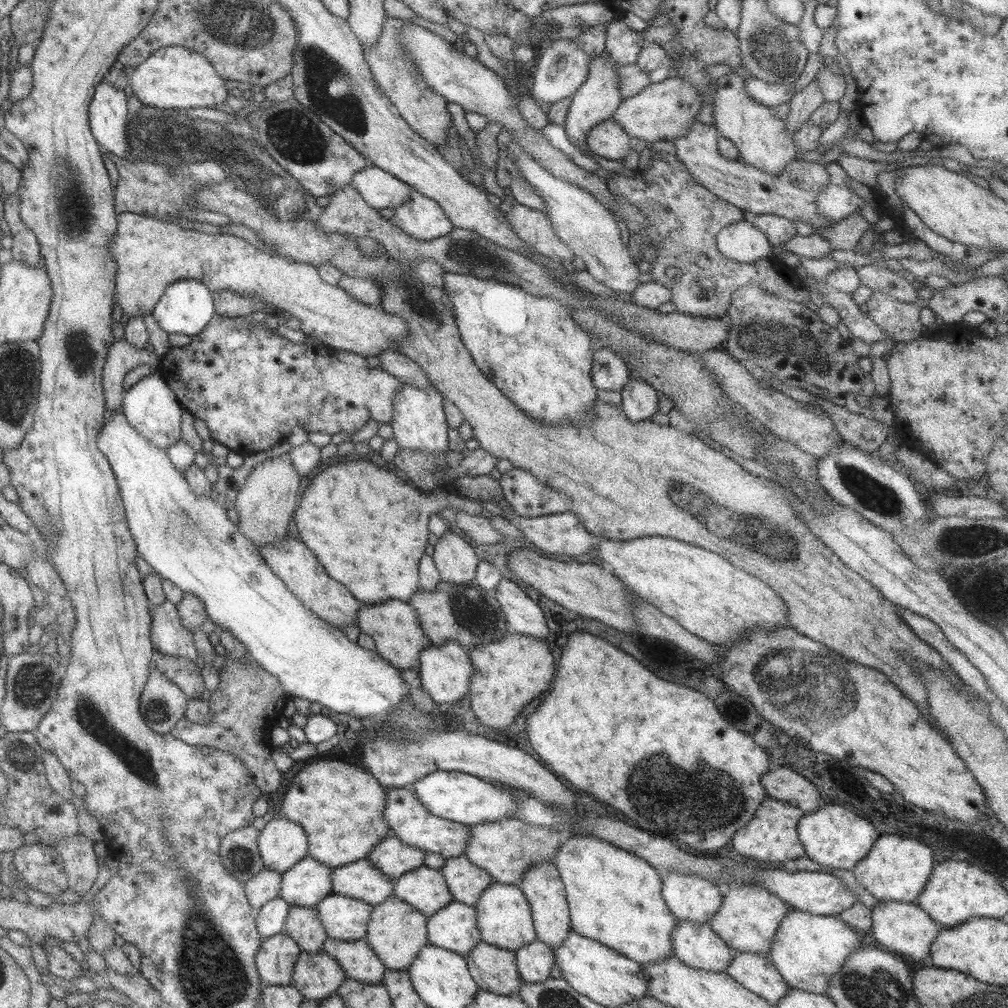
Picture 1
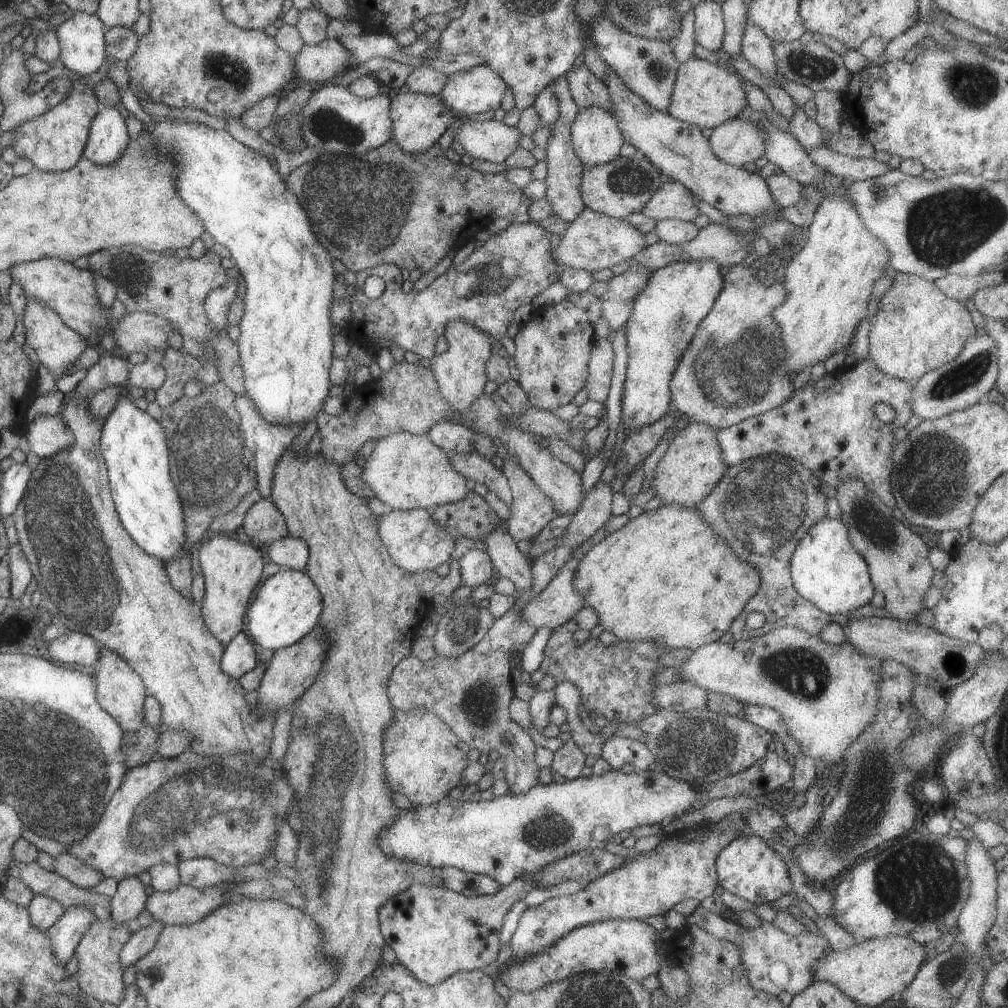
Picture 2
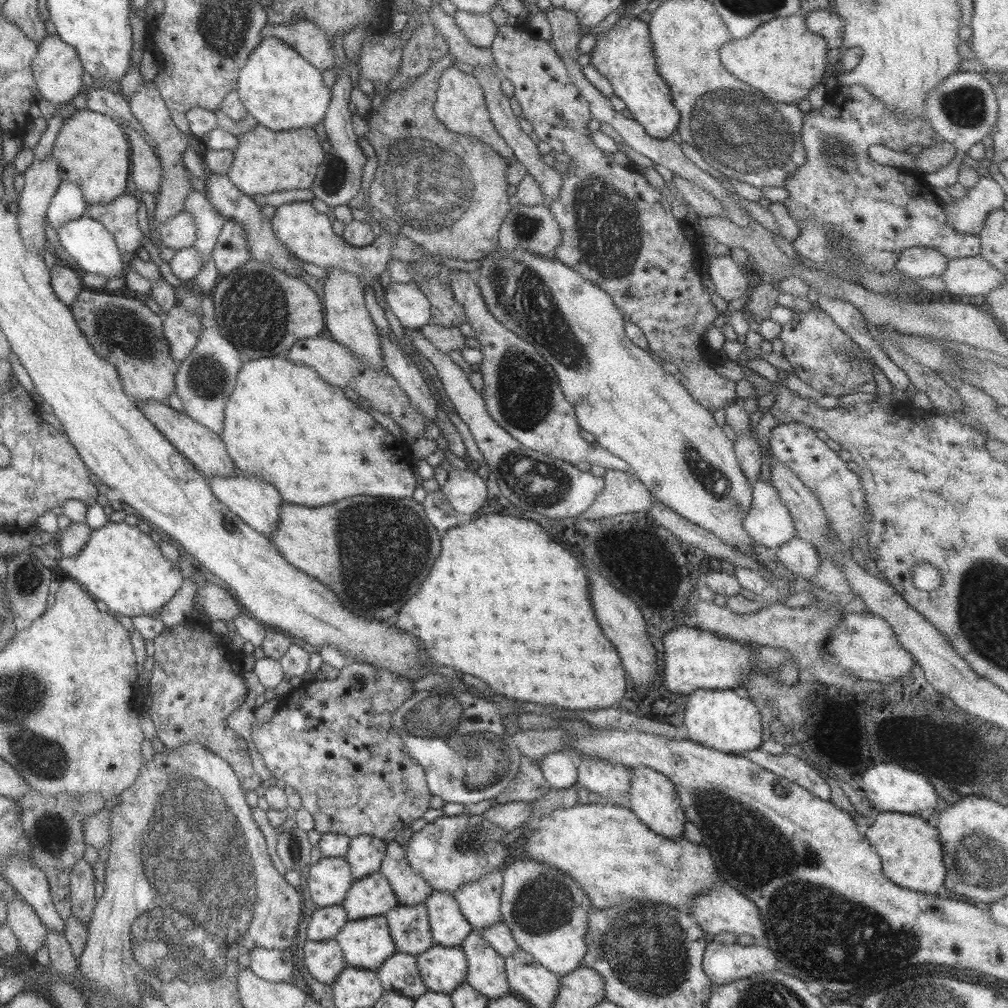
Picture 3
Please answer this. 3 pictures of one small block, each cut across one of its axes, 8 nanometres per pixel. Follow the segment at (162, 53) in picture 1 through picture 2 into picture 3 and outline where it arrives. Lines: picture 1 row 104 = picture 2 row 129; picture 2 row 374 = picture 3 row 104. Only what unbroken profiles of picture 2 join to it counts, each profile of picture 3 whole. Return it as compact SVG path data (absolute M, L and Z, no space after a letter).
M266 37L250 54L246 65L241 68L238 77L238 94L246 110L256 118L260 125L273 131L287 131L302 127L315 127L325 117L331 103L331 88L324 83L322 71L309 64L283 40Z

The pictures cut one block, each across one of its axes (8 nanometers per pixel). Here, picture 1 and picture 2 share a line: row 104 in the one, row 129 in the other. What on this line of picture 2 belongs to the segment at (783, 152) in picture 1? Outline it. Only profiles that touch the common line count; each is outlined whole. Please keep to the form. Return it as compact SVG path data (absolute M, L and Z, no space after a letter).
M742 116L719 124L709 141L719 159L737 167L753 168L754 162L765 154L763 128Z

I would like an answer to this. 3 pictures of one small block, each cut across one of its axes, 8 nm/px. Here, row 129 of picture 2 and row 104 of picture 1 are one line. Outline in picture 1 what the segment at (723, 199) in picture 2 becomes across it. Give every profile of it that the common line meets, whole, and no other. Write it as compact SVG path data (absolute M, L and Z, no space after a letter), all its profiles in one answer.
M670 75L658 83L650 83L636 96L622 99L620 106L611 116L631 137L642 139L653 148L656 141L673 141L688 133L692 121L696 121L702 108L702 97L696 84L682 76Z

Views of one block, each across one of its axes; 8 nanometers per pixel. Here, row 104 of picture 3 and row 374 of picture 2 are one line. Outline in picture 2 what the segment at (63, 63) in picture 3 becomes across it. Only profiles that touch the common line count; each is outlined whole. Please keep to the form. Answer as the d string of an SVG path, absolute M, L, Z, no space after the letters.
M27 298L23 324L26 328L26 342L34 348L40 362L58 378L64 370L73 366L76 359L88 348L87 338L64 324L60 315L38 299Z

